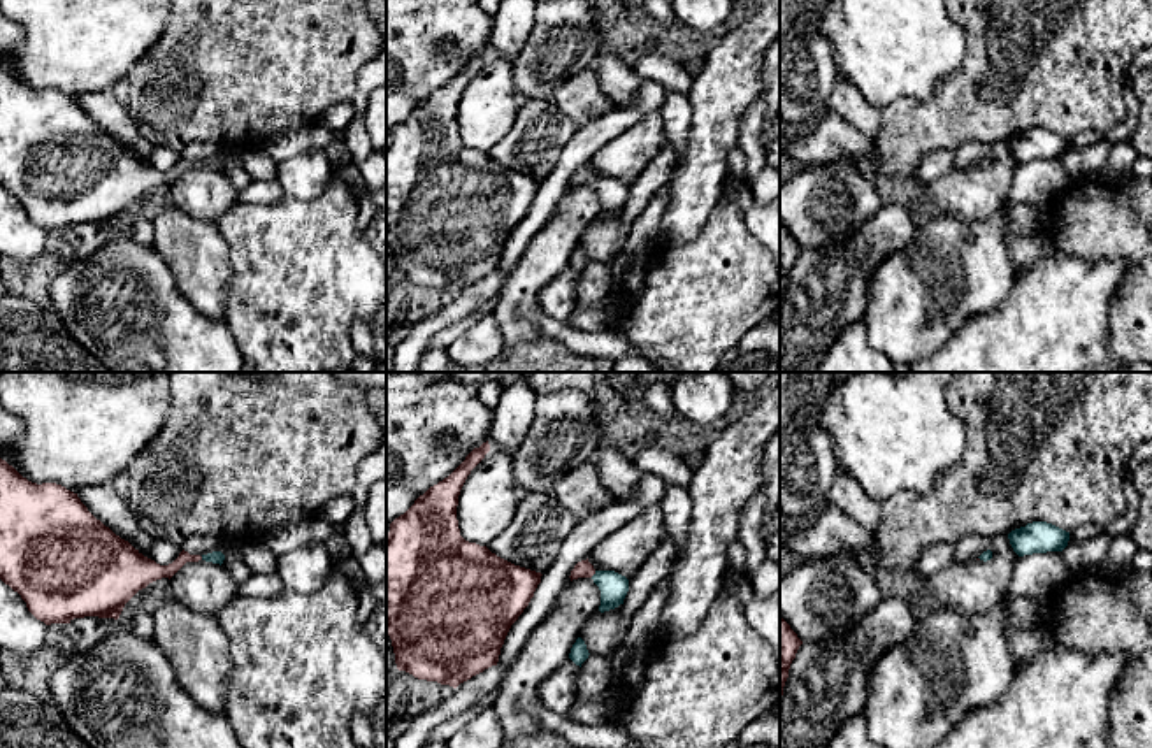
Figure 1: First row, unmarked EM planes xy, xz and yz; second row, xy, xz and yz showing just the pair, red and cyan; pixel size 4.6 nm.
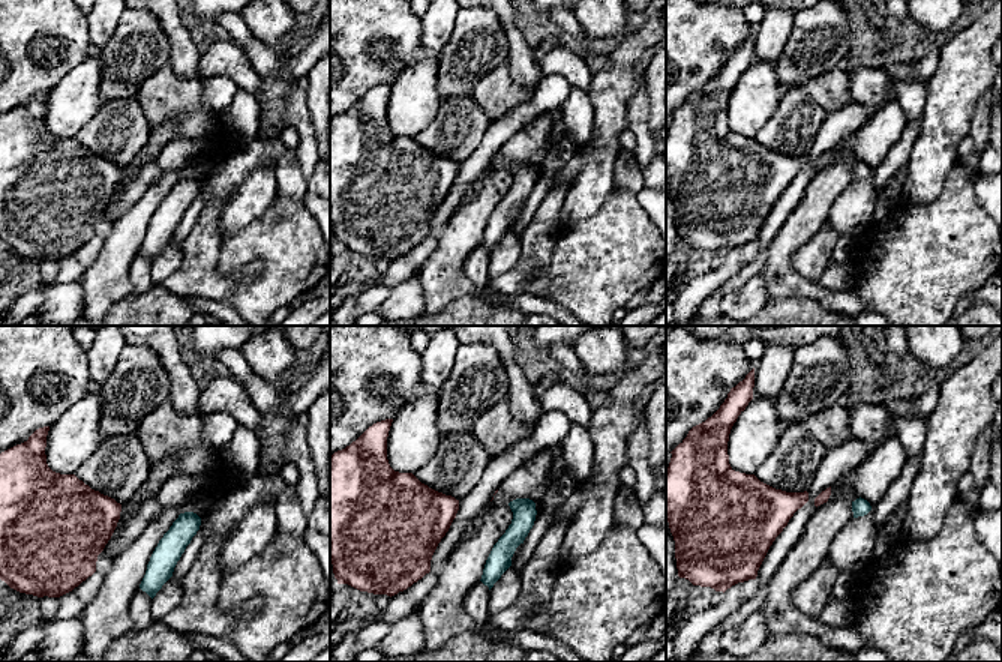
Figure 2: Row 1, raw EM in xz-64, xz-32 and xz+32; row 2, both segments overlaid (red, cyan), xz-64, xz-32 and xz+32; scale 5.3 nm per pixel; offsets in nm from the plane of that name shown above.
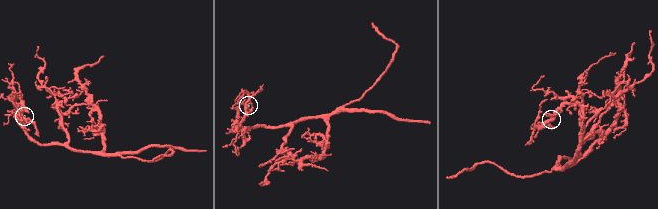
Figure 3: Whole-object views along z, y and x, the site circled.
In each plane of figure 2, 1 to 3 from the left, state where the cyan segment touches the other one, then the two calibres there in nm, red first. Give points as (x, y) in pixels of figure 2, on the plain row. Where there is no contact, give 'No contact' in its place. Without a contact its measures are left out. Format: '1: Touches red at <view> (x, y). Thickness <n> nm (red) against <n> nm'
1: No contact
2: No contact
3: No contact

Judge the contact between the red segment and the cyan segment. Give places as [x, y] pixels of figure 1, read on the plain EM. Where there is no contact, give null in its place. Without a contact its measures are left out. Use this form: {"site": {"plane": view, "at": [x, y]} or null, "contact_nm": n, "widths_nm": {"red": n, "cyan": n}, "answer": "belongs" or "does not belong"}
{"site": {"plane": "xz", "at": [592, 181]}, "contact_nm": 40, "widths_nm": {"red": 80, "cyan": 130}, "answer": "belongs"}

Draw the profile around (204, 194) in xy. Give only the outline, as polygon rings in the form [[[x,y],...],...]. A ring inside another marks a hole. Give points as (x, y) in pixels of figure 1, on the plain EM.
[[[186,169],[172,184],[170,197],[177,209],[191,218],[216,221],[237,205],[237,188],[220,170]]]

